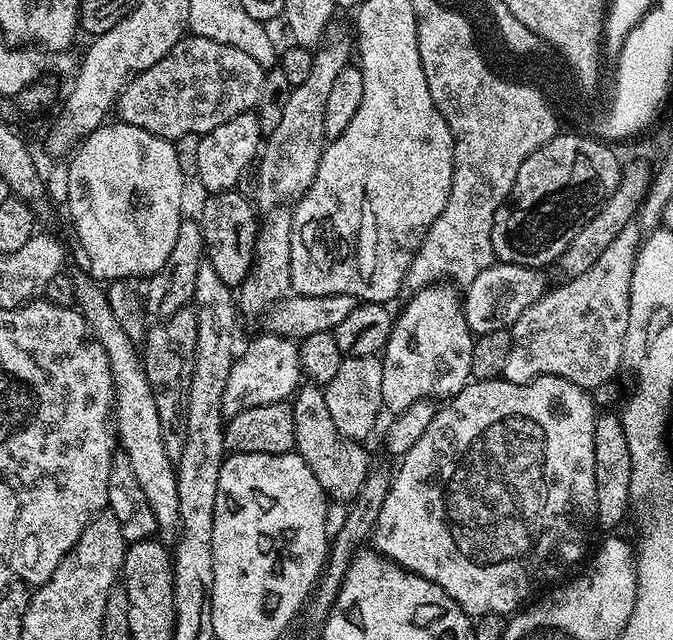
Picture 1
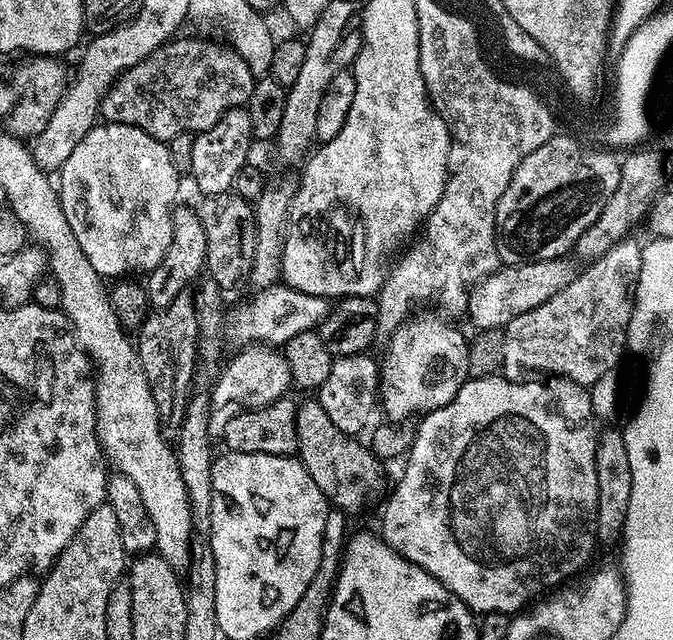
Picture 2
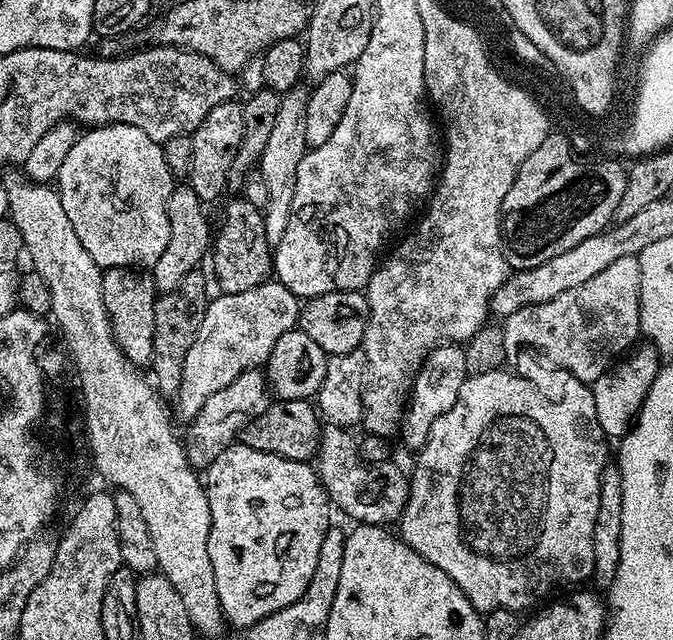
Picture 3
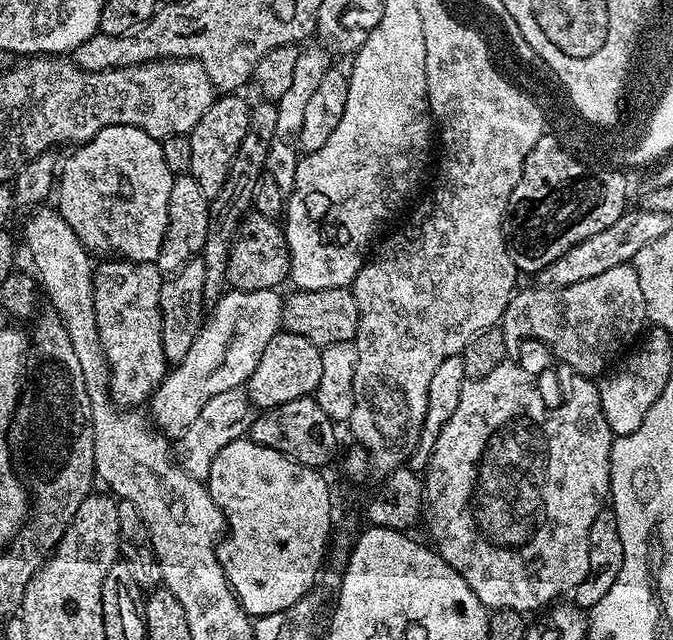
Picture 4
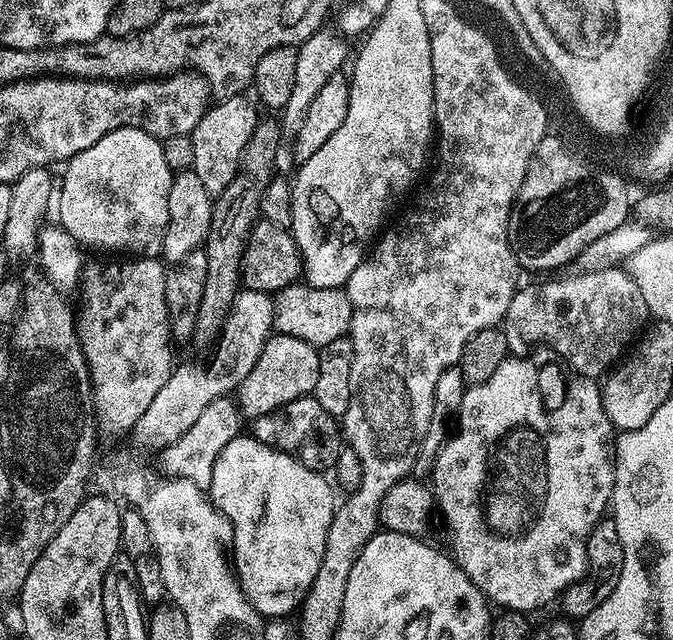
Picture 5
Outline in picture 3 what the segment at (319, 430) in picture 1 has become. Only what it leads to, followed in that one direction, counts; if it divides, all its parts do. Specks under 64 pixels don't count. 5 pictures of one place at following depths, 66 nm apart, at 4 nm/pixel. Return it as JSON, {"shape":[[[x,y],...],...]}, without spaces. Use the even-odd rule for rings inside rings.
{"shape":[[[328,424],[321,431],[320,445],[314,457],[316,475],[333,505],[336,504],[356,524],[392,526],[400,519],[408,501],[410,476],[393,462],[368,463],[360,456],[357,437],[346,428]]]}

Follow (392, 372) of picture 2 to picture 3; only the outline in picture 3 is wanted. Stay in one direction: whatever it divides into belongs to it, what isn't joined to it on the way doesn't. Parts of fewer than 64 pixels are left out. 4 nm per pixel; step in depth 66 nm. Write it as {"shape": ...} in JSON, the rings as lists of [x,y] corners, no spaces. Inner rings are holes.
{"shape":[[[459,343],[441,344],[439,348],[429,352],[411,381],[410,399],[404,413],[402,437],[404,436],[404,444],[409,448],[409,453],[418,453],[426,446],[434,422],[438,422],[438,418],[442,418],[442,414],[446,414],[450,406],[458,402],[458,390],[462,390],[462,382],[467,380],[469,375],[466,354]]]}

